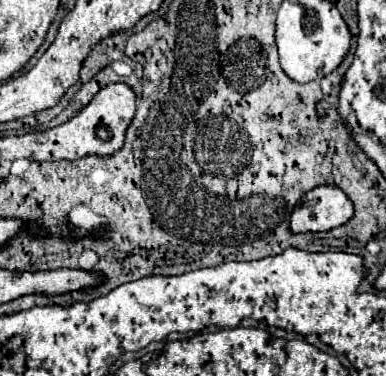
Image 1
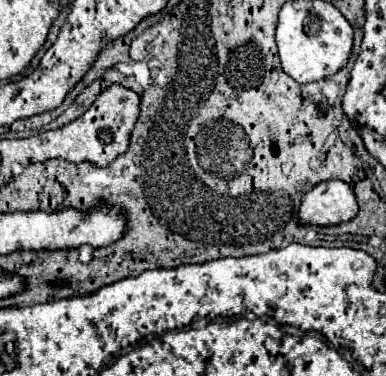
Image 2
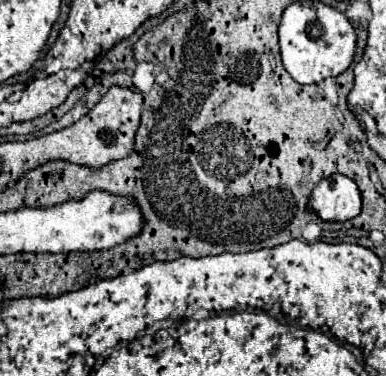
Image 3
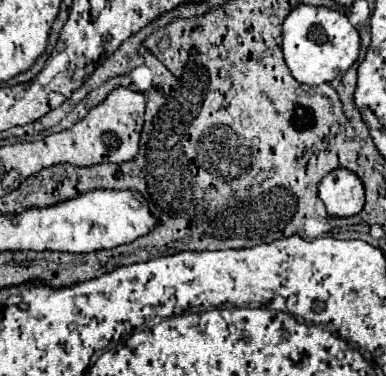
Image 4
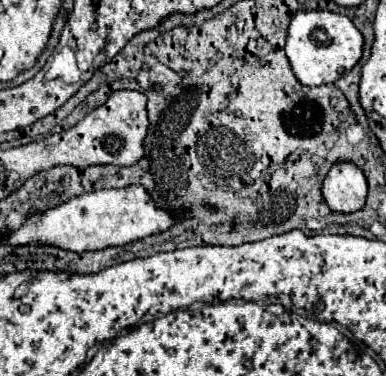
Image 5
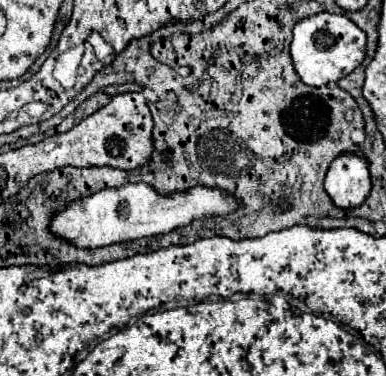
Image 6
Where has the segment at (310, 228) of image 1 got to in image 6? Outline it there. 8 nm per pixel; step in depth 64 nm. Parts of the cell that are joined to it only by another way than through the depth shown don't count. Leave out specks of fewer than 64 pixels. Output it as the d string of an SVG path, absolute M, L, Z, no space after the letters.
M340 154L330 164L324 190L338 208L358 208L370 194L370 188L370 172L364 158L356 154Z

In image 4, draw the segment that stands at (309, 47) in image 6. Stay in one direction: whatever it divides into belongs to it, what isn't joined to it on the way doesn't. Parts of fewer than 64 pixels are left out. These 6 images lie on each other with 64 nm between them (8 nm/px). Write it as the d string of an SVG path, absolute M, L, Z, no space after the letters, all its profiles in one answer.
M298 4L288 12L284 20L282 50L284 62L292 76L300 84L316 86L340 78L356 62L360 52L360 36L342 12L330 10L326 6Z

